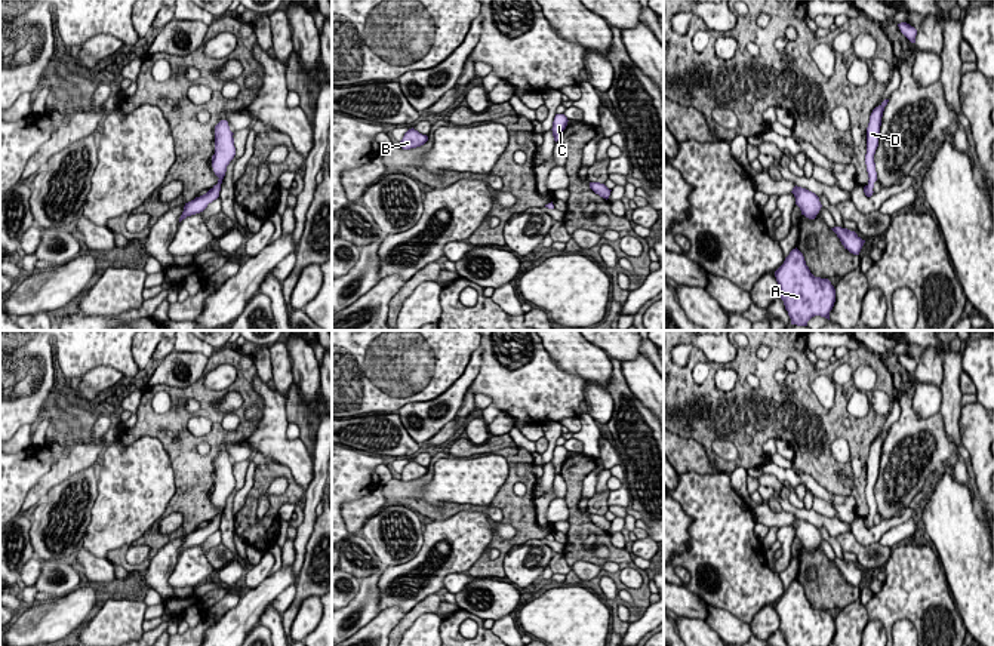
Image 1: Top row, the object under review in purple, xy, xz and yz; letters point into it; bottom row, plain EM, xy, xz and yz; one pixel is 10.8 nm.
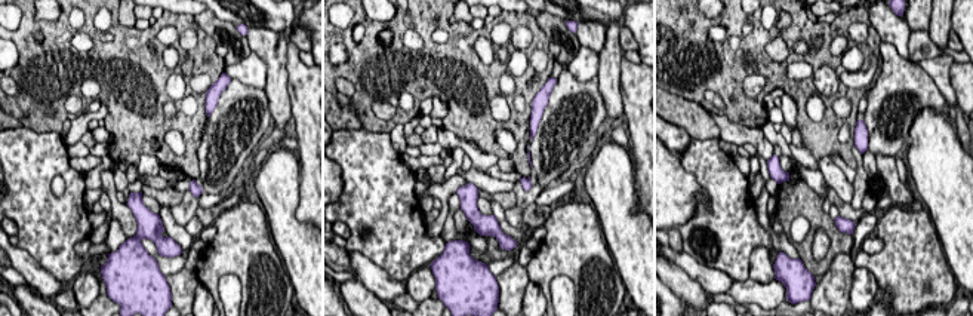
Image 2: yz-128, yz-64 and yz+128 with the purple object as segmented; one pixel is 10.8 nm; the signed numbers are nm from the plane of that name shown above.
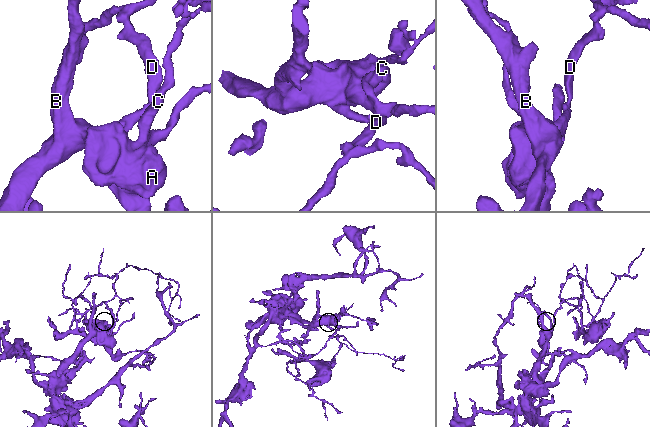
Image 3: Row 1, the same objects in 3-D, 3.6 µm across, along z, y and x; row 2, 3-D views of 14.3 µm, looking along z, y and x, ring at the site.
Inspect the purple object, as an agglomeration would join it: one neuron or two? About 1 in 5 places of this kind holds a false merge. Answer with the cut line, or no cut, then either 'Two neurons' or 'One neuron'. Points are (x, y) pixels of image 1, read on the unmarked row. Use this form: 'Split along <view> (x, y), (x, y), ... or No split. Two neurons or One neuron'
No split. One neuron

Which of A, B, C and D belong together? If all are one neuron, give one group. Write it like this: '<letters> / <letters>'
A B C D

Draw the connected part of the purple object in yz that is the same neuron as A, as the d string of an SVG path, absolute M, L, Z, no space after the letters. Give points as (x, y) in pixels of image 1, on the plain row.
M795 579L775 603L779 630L788 646L830 646L835 621L828 610L815 609Z

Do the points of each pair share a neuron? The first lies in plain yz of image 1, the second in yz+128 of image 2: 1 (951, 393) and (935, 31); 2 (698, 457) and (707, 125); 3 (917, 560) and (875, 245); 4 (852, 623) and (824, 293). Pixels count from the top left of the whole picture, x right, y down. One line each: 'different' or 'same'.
1: same
2: same
3: different
4: same

